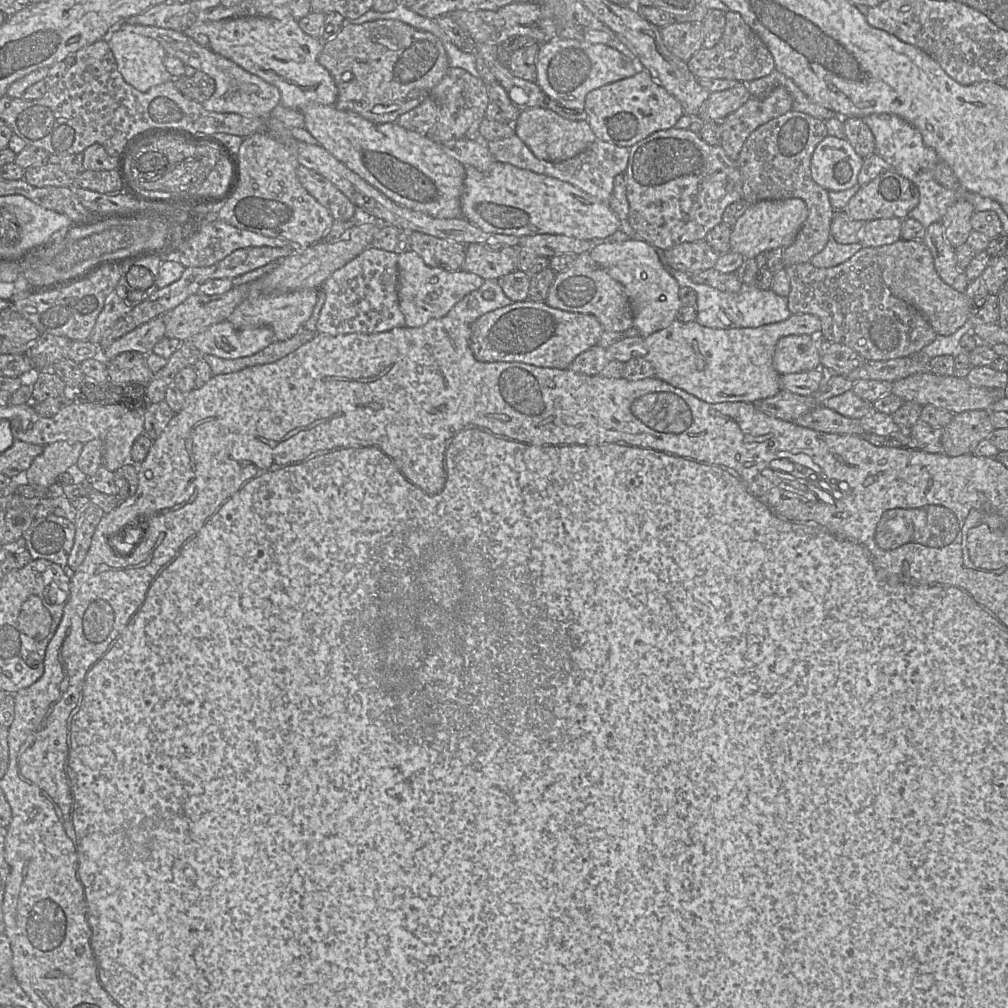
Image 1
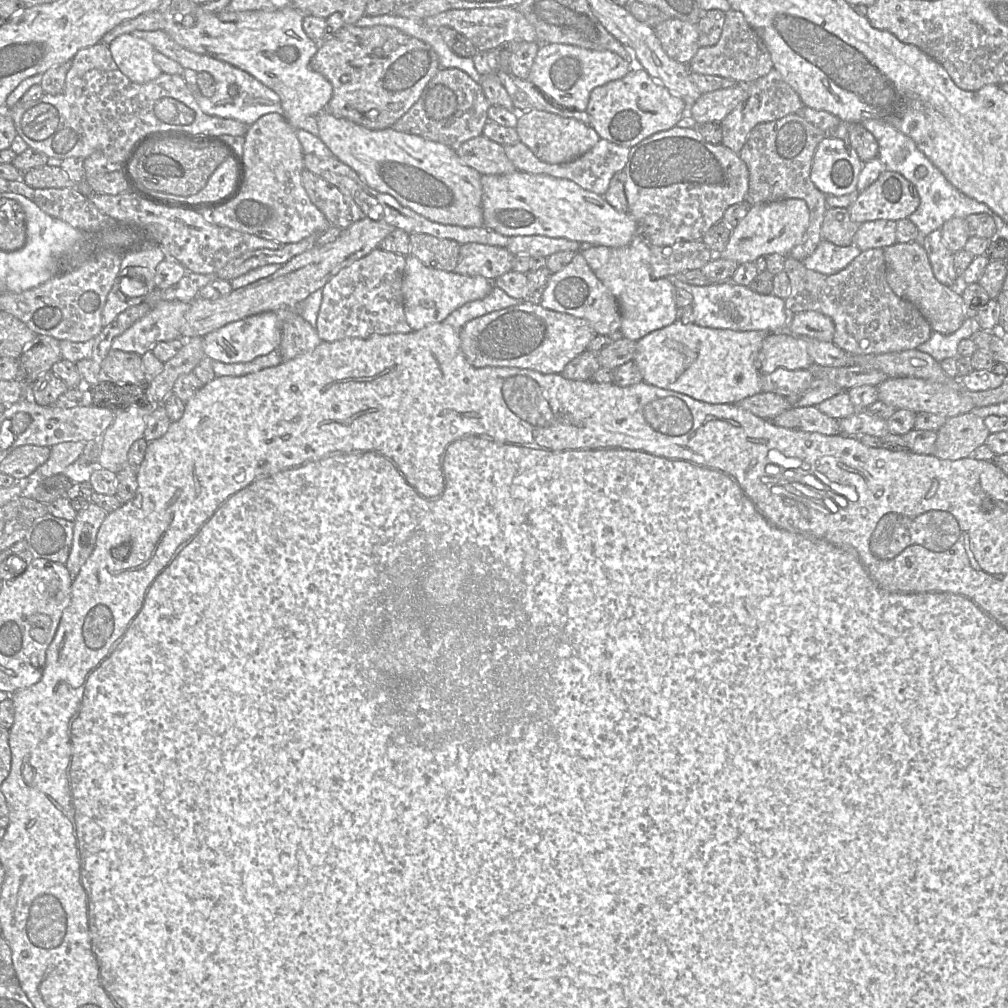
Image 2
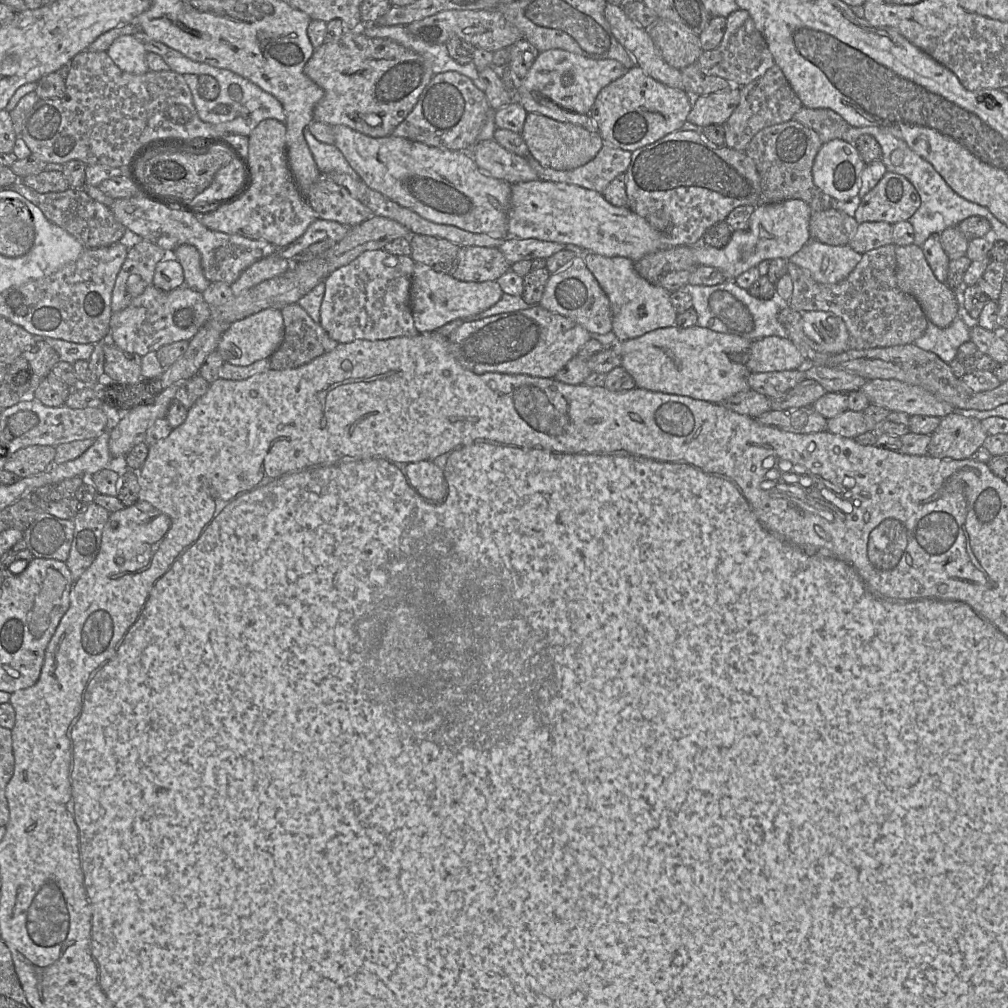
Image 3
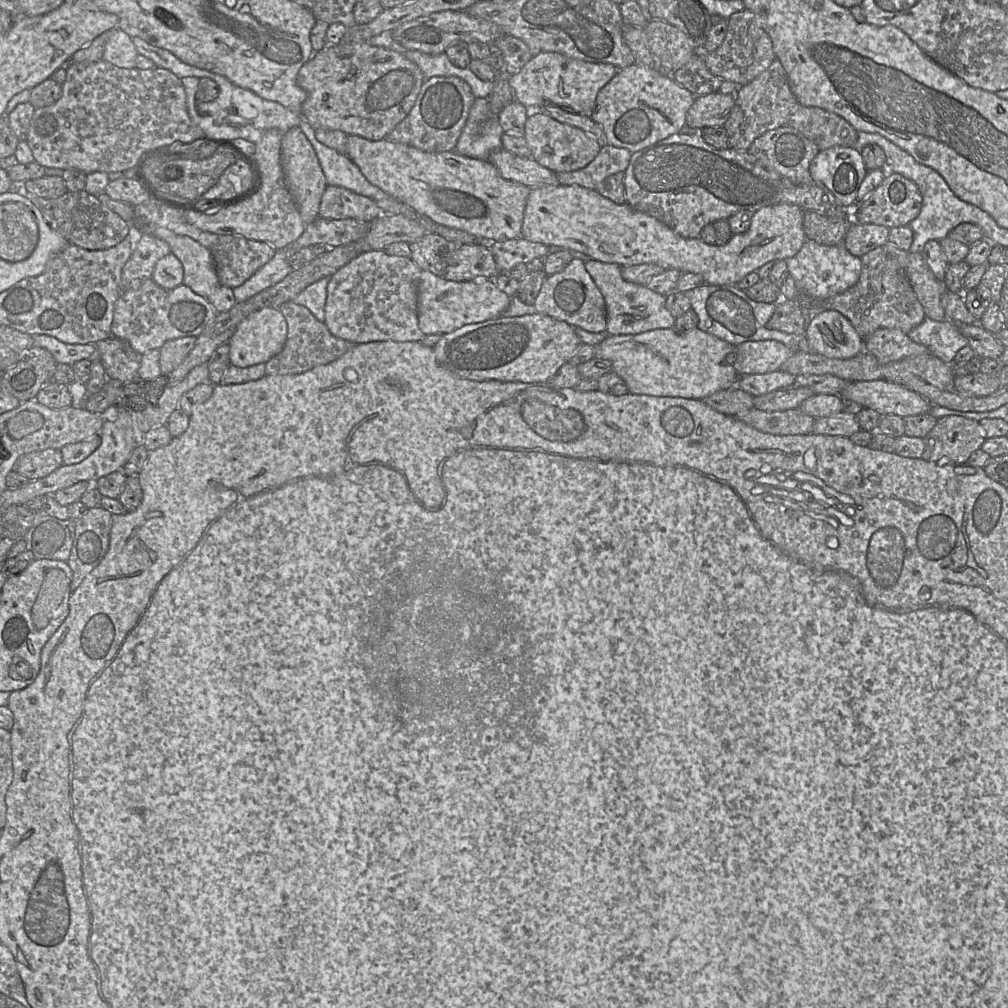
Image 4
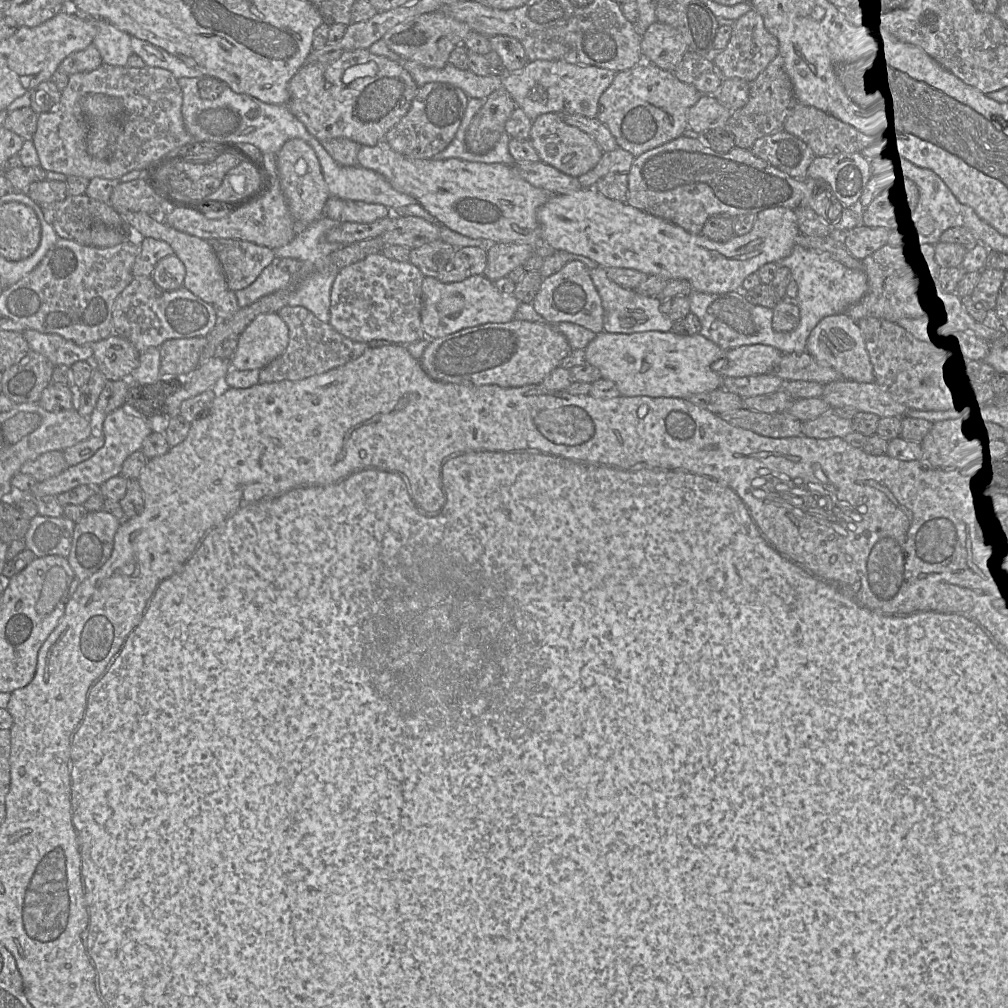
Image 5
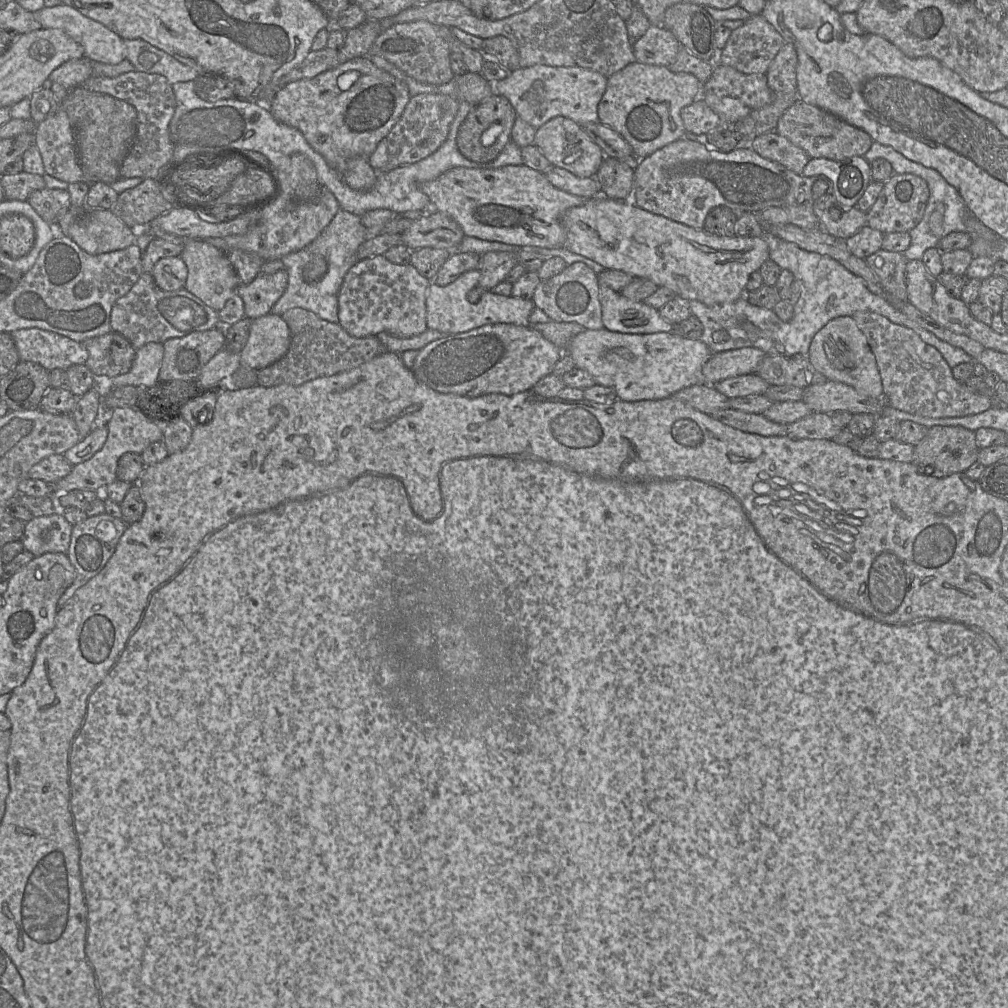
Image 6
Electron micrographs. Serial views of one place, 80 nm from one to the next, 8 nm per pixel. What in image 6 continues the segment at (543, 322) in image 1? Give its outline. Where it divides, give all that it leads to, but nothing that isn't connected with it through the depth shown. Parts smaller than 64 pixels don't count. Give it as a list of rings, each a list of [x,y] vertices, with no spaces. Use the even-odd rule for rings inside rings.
[[[508,323],[486,324],[467,332],[446,335],[428,343],[418,350],[411,370],[419,381],[442,393],[466,397],[491,393],[513,395],[531,389],[540,379],[551,374],[564,352],[529,326]]]

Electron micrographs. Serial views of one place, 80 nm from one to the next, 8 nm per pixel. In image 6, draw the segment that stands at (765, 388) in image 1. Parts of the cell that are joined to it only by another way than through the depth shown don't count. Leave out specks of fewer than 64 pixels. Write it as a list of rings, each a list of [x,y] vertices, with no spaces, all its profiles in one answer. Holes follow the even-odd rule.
[[[851,316],[830,320],[812,338],[808,359],[813,368],[829,381],[852,386],[859,393],[874,399],[883,399],[883,387],[875,357],[865,335]],[[584,329],[565,349],[576,368],[587,371],[595,384],[615,390],[619,400],[635,402],[669,398],[677,391],[702,384],[702,366],[712,355],[701,340],[690,340],[672,332],[626,334]]]

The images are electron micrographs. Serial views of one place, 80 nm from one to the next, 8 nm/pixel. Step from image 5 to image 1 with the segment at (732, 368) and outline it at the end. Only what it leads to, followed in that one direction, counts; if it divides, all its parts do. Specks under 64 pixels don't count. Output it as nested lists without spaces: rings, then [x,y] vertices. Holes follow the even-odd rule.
[[[789,335],[780,338],[773,354],[773,367],[780,374],[819,369],[819,338],[810,335]]]

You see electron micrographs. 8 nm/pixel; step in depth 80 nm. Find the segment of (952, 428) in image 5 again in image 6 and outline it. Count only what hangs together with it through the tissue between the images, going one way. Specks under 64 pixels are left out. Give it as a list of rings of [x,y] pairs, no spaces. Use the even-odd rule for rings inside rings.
[[[932,426],[924,438],[914,446],[913,463],[918,470],[937,478],[966,471],[978,460],[980,448],[976,443],[975,431],[962,426]]]

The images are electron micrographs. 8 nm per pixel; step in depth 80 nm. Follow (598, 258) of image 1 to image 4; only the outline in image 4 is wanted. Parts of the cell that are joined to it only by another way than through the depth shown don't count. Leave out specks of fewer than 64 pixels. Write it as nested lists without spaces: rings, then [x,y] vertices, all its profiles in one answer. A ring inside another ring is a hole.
[[[590,259],[585,262],[585,267],[604,297],[608,335],[636,335],[674,327],[676,318],[666,308],[666,296],[650,290],[646,285],[624,280],[621,265]]]

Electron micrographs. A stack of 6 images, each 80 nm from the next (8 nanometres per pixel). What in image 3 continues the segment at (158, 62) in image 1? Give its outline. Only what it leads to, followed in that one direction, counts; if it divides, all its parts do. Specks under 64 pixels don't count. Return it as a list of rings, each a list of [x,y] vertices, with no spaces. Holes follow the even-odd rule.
[[[133,35],[119,36],[110,45],[107,53],[124,72],[141,75],[149,71],[146,62],[147,51]]]

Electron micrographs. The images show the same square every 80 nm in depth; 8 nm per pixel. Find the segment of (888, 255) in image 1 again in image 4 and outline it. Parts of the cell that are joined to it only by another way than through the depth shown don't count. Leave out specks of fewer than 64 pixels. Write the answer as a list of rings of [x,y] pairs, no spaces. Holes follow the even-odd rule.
[[[910,253],[907,275],[926,317],[935,321],[946,320],[941,297],[946,290],[944,281],[939,281],[929,269],[921,253]]]

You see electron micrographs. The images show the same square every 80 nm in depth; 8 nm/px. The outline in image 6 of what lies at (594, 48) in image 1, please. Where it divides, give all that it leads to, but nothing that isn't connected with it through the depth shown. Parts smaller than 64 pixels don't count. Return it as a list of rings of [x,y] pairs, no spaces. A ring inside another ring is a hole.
[[[536,64],[509,72],[506,78],[491,84],[491,91],[492,95],[506,97],[515,109],[517,116],[537,129],[557,116],[569,118],[579,125],[599,122],[598,105],[606,90],[607,81],[608,78],[604,75],[587,68]]]

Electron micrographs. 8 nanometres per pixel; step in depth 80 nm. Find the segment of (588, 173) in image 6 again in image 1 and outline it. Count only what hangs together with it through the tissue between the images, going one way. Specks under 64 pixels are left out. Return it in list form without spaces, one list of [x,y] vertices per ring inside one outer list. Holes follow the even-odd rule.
[[[542,107],[521,110],[513,128],[515,134],[536,157],[552,162],[564,161],[578,155],[597,139],[587,120],[567,119],[551,109]]]

